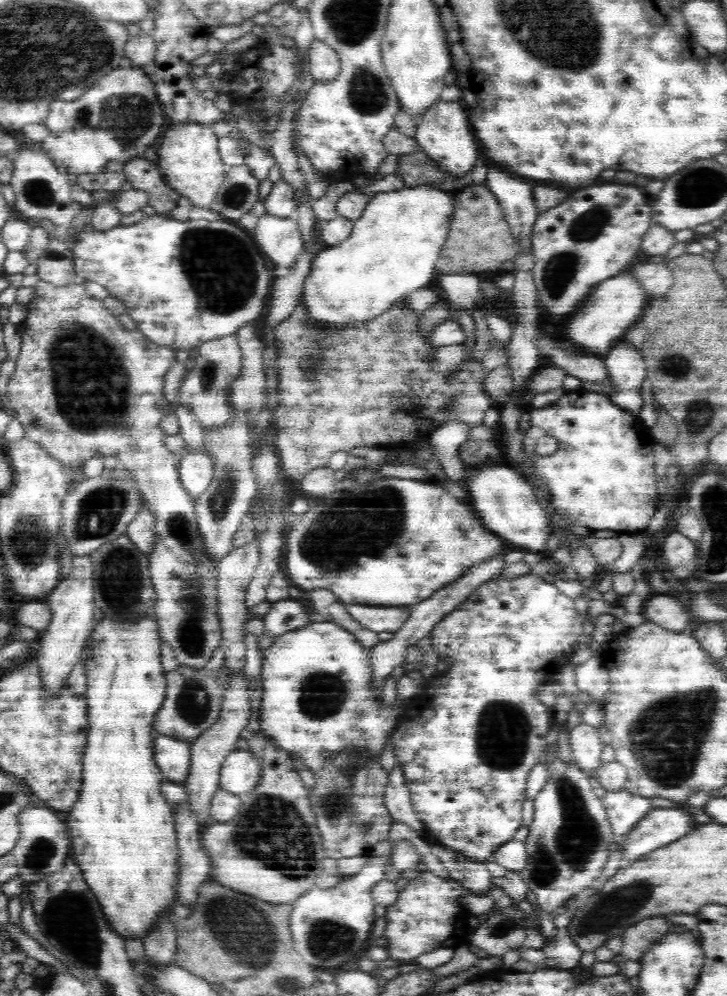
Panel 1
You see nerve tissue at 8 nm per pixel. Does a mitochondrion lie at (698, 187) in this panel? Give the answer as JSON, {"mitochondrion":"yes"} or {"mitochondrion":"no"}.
{"mitochondrion":"yes"}

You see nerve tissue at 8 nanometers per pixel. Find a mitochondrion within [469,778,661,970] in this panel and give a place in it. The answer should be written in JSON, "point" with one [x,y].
{"point":[637,894]}

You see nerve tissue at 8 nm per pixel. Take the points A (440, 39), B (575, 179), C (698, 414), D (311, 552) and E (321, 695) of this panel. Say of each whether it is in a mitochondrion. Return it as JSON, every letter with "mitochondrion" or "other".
{"A":"other","B":"other","C":"mitochondrion","D":"mitochondrion","E":"mitochondrion"}

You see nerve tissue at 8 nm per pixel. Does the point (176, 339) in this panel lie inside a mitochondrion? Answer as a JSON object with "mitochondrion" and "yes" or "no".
{"mitochondrion":"no"}

